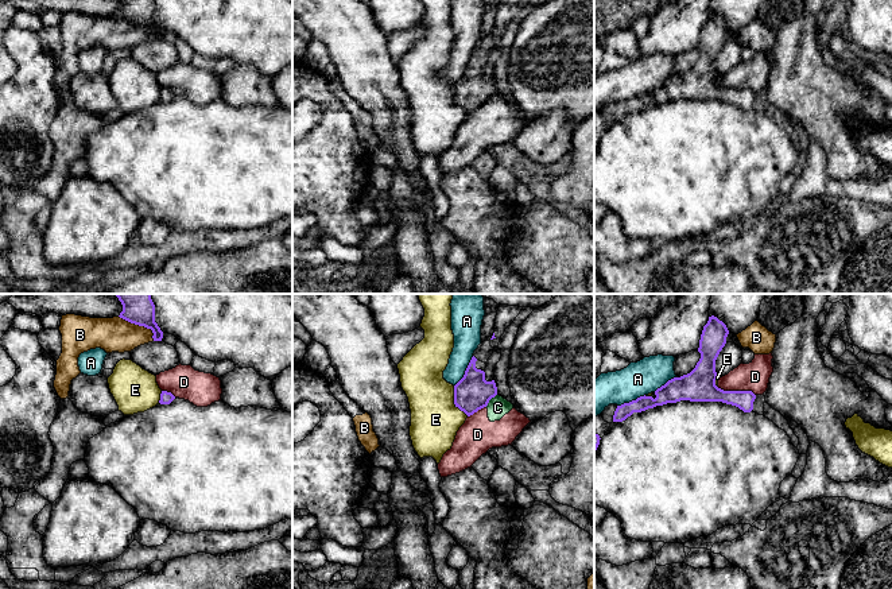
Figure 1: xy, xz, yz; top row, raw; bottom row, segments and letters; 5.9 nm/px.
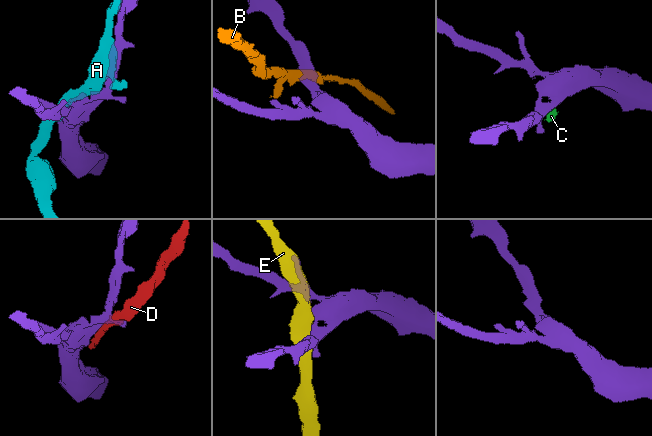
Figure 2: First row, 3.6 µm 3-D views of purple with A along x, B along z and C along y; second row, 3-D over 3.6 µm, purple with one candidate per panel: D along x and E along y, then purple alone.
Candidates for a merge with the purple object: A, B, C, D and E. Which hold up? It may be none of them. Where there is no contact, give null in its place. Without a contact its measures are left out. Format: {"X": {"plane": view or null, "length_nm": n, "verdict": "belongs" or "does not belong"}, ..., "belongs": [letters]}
{"A": {"plane": "xz", "length_nm": 220, "verdict": "does not belong"}, "B": {"plane": "xy", "length_nm": 260, "verdict": "does not belong"}, "C": {"plane": "xz", "length_nm": 100, "verdict": "does not belong"}, "D": {"plane": "yz", "length_nm": 240, "verdict": "does not belong"}, "E": {"plane": "xz", "length_nm": 200, "verdict": "does not belong"}, "belongs": []}

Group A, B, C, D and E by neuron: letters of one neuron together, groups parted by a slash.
A / B / C D / E

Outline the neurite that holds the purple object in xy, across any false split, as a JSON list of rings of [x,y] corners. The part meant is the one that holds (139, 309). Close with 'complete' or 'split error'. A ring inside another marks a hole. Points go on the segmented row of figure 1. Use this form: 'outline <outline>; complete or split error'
outline [[[116,294],[123,305],[120,318],[151,329],[154,341],[162,341],[163,332],[155,322],[155,305],[151,299],[151,294]]]; complete

